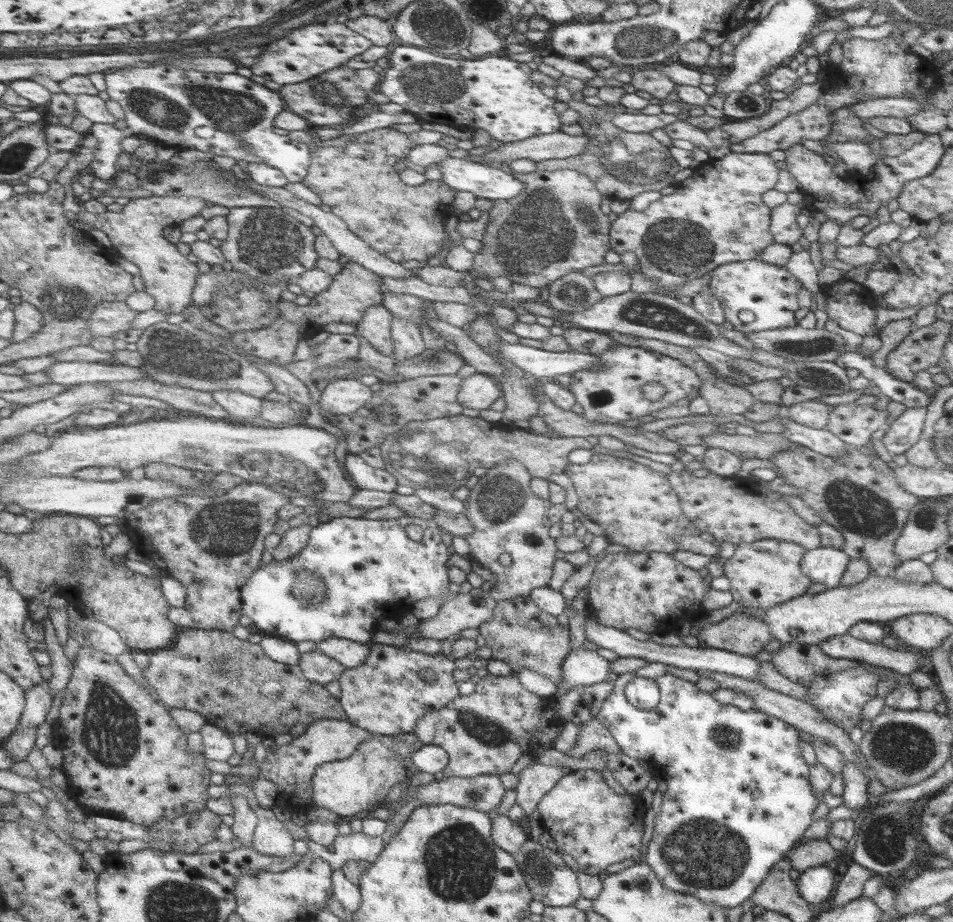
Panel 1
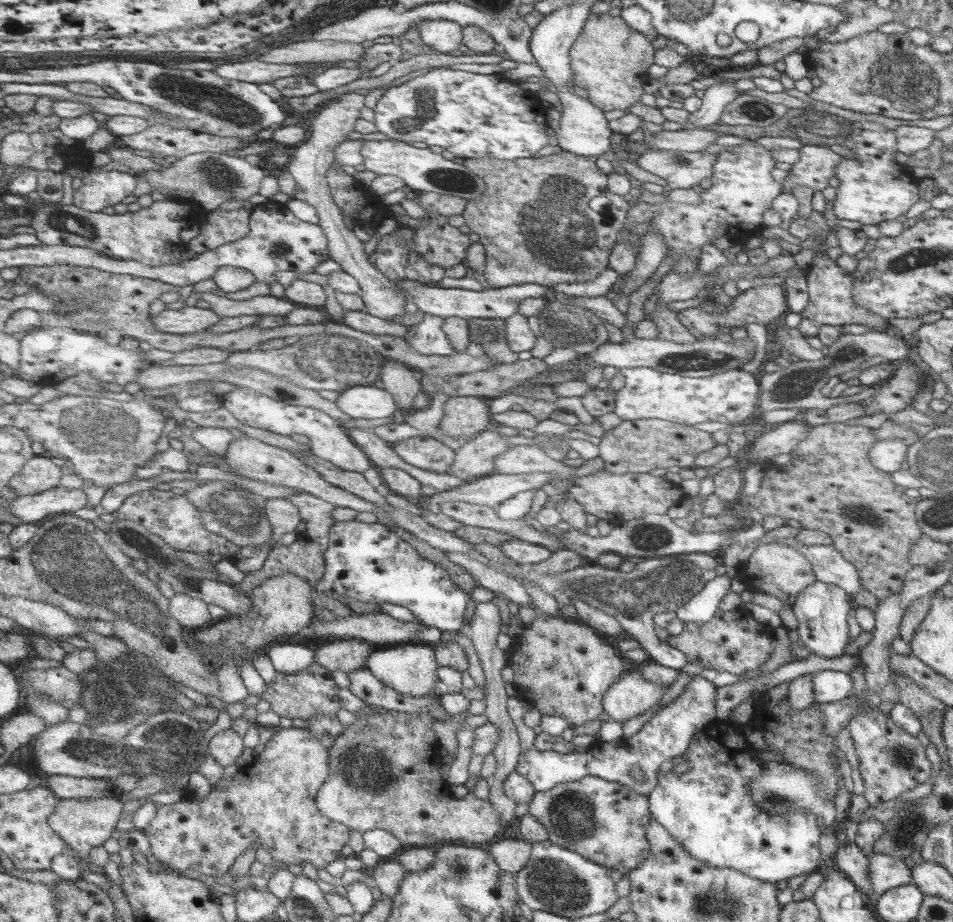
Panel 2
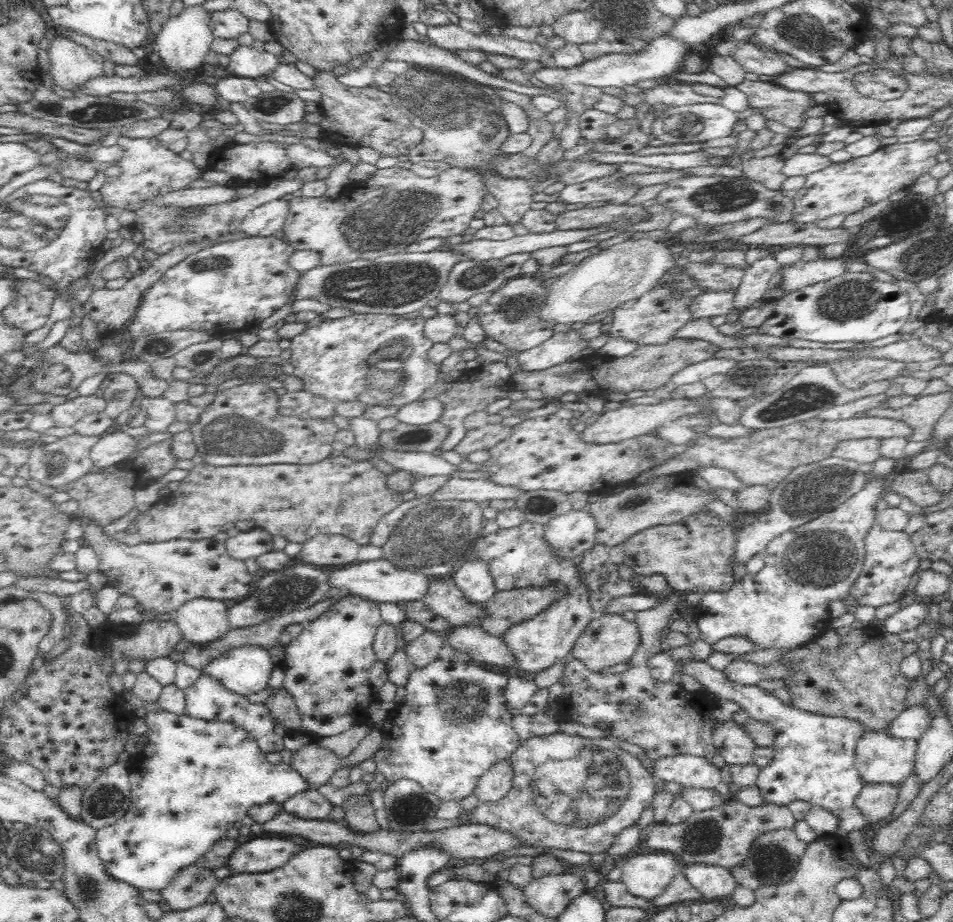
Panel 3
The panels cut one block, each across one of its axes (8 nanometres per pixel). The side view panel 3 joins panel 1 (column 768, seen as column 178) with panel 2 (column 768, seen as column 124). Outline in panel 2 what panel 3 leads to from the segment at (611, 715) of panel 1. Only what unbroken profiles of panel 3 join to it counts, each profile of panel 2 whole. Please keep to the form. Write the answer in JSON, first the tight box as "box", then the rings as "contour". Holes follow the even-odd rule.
{"box":[648,720,820,884],"contour":[[[721,720],[710,722],[708,726],[693,736],[687,752],[684,752],[684,761],[690,762],[690,770],[681,777],[667,775],[658,778],[656,788],[654,788],[654,791],[648,796],[650,813],[653,815],[653,818],[670,833],[670,836],[673,836],[679,844],[681,844],[681,847],[690,854],[690,857],[704,862],[704,865],[718,869],[730,868],[761,880],[762,882],[770,882],[772,884],[780,882],[780,880],[789,880],[792,877],[800,876],[800,874],[809,876],[811,873],[814,873],[814,868],[816,868],[818,862],[820,862],[820,850],[818,850],[818,840],[820,840],[819,818],[816,813],[806,810],[788,811],[786,816],[773,818],[766,811],[758,808],[757,804],[754,804],[754,801],[750,798],[750,794],[748,794],[750,793],[750,783],[752,783],[754,777],[762,775],[762,766],[760,766],[758,762],[754,762],[754,758],[750,756],[750,752],[754,752],[755,750],[755,748],[750,748],[750,746],[744,742],[744,738],[742,738],[740,734],[734,732],[732,726],[728,726],[728,722],[722,722]]]}

